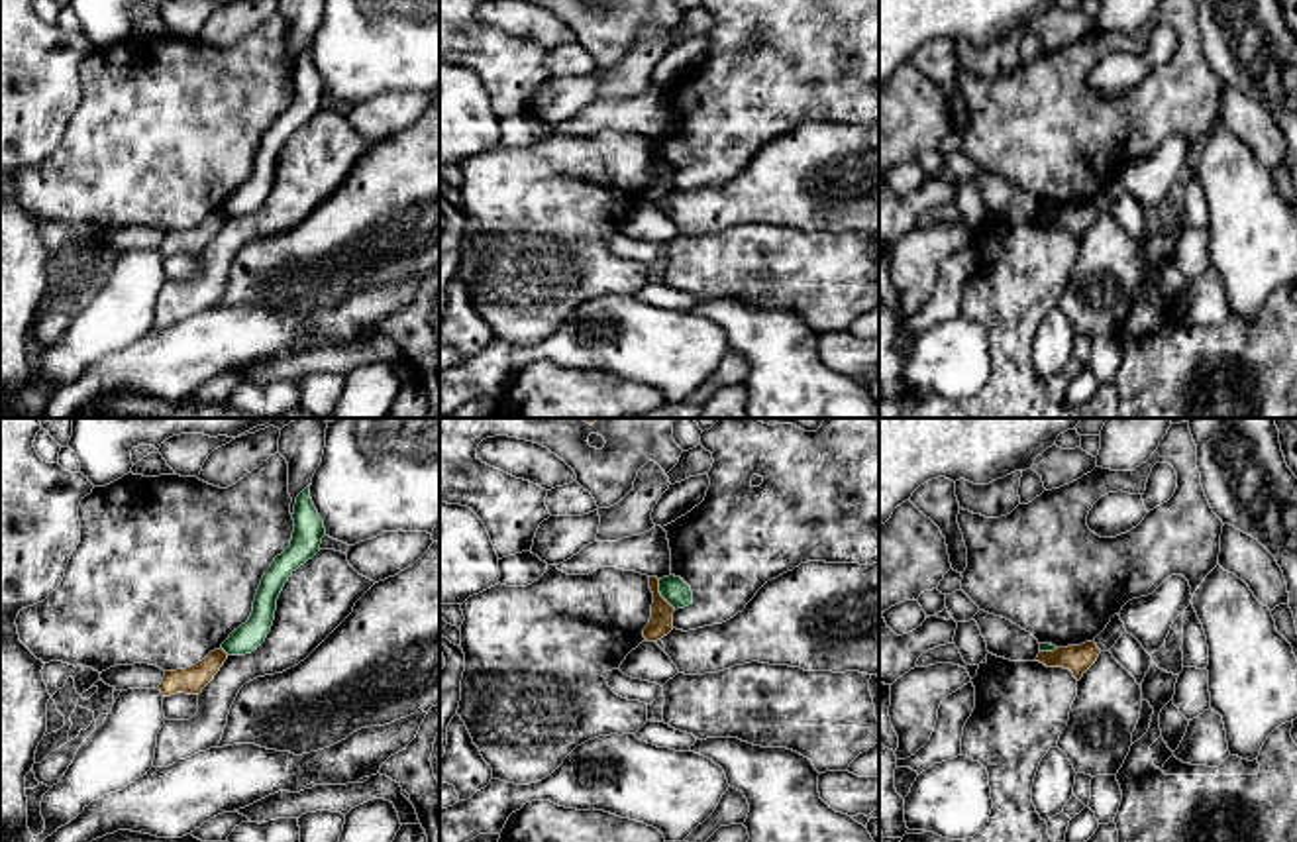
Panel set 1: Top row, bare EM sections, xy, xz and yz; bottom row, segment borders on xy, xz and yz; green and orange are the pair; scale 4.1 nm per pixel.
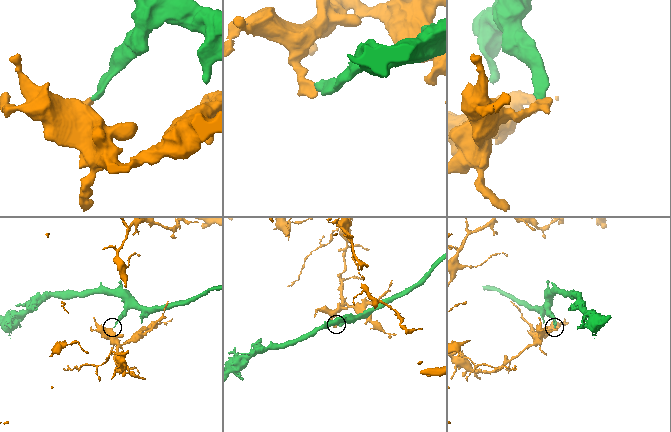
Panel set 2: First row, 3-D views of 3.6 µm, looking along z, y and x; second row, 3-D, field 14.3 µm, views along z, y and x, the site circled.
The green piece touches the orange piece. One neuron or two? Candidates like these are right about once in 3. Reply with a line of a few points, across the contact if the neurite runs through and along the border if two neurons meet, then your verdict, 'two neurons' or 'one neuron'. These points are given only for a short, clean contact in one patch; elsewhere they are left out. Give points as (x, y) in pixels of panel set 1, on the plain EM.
line xz (658, 140), (658, 152), (675, 169); two neurons

